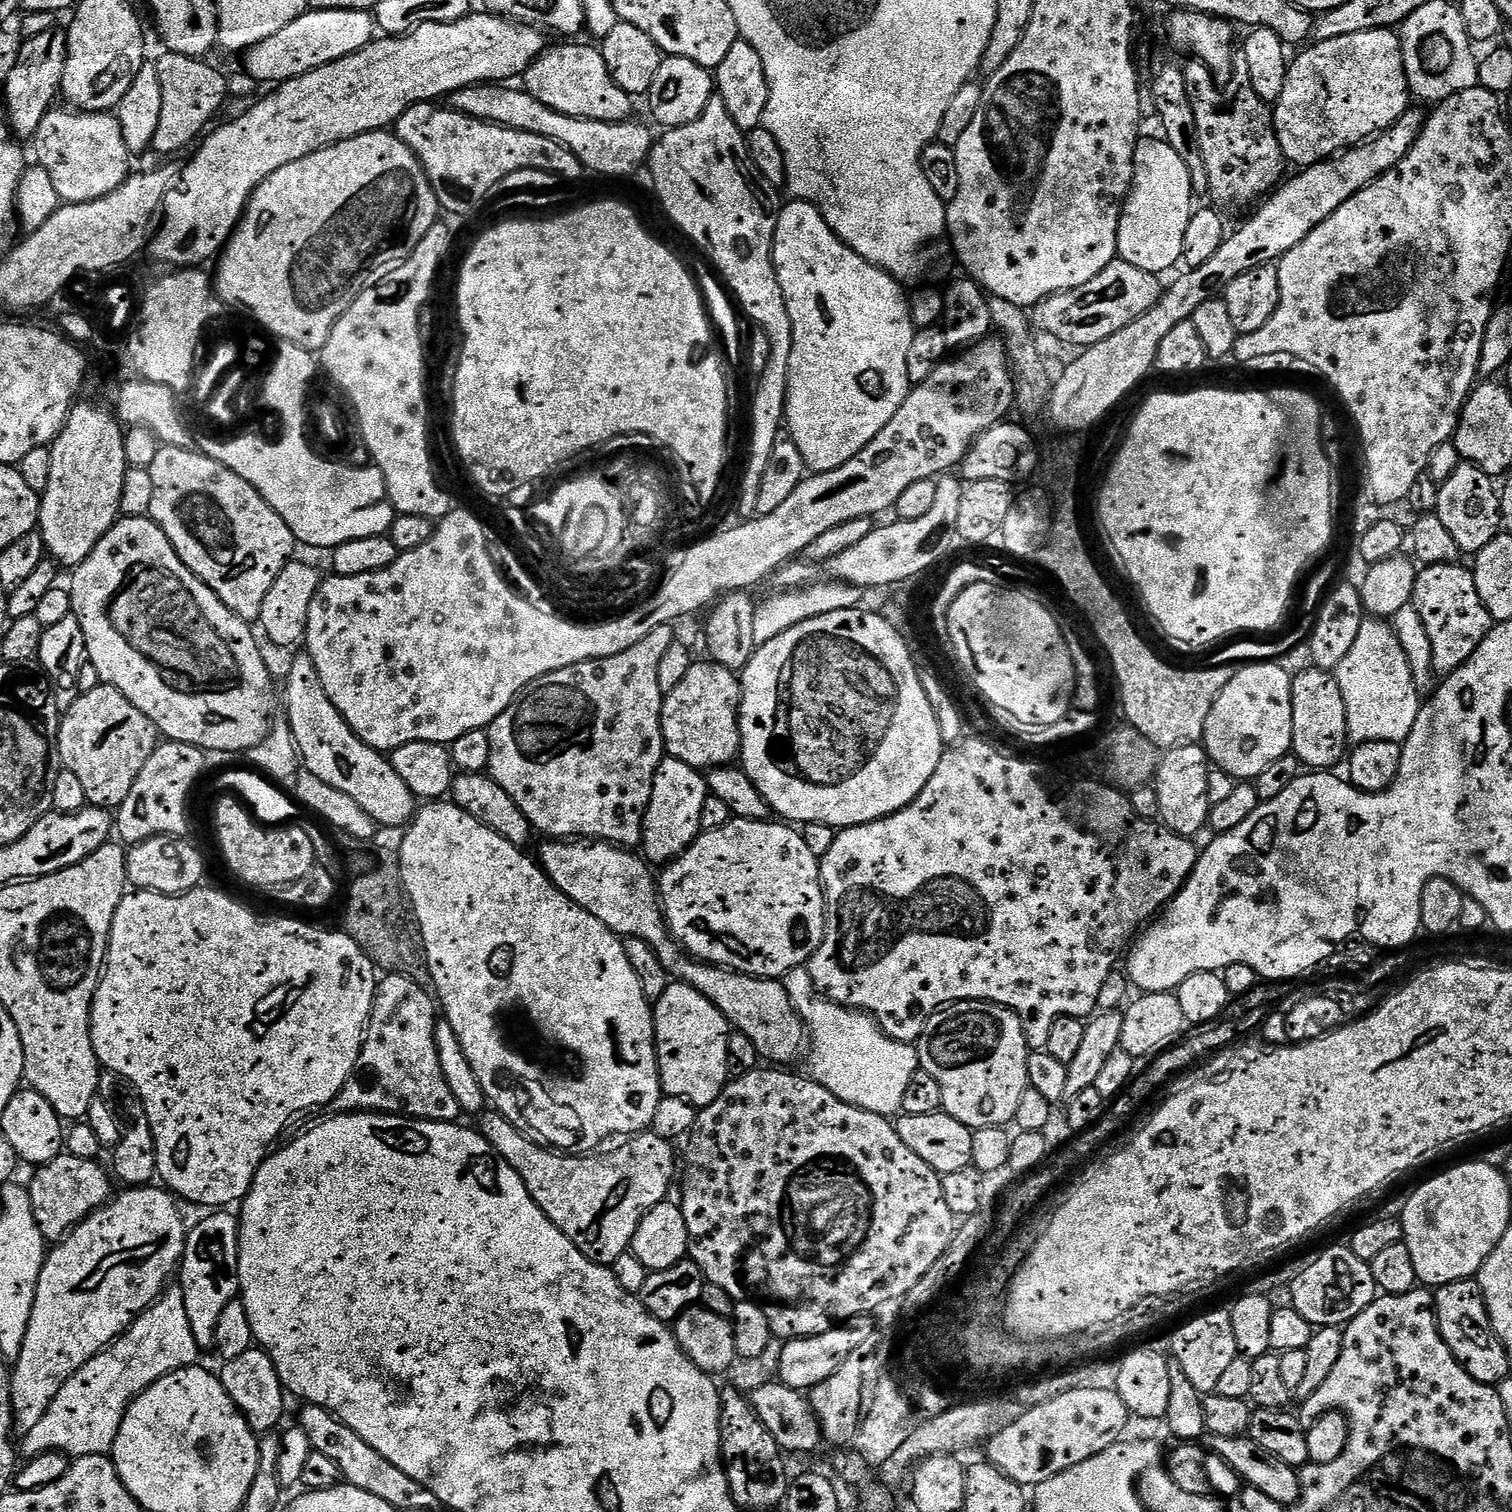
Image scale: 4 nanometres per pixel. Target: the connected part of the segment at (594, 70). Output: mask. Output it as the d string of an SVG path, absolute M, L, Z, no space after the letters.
M564 42L561 48L549 47L530 65L522 77L522 87L538 102L574 118L618 122L633 115L633 97L614 82L599 47L587 48L580 42Z

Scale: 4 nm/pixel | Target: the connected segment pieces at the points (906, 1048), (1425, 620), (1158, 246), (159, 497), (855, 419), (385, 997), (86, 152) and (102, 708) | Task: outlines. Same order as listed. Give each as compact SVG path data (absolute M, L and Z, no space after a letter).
M807 967L790 970L782 980L786 994L810 1037L807 1075L844 1104L870 1110L879 1116L895 1117L900 1112L906 1085L920 1071L920 1053L915 1043L903 1044L881 1032L867 1012L844 1008L821 996Z
M1463 563L1430 564L1421 567L1414 582L1413 606L1422 617L1422 626L1430 637L1430 650L1434 653L1434 672L1441 677L1449 676L1462 666L1482 646L1482 638L1490 634L1494 623L1490 610L1482 606L1478 598L1478 586L1474 586L1471 567Z
M1144 134L1136 141L1132 189L1120 214L1116 250L1119 259L1130 262L1130 266L1138 266L1138 270L1165 274L1176 263L1181 263L1186 226L1190 226L1194 211L1194 193L1186 162L1182 162L1174 146L1156 136Z
M161 446L158 454L154 454L154 462L148 473L154 482L154 499L150 501L150 518L164 531L166 538L174 546L178 558L194 575L238 618L249 622L260 619L262 602L266 602L266 594L270 586L274 586L274 578L282 574L282 570L293 559L292 547L298 541L293 536L290 526L268 505L238 474L234 474L217 460L211 460L203 451L196 452L192 448L169 448Z
M789 199L787 203L788 205L785 208L783 205L779 209L774 238L772 239L772 264L776 268L778 286L782 286L782 298L786 298L786 310L790 314L790 326L794 330L794 350L790 350L790 378L788 379L786 410L784 411L786 432L787 435L792 437L794 446L798 446L798 451L804 459L805 469L811 470L813 473L829 472L846 462L850 462L850 458L859 454L879 434L882 426L886 426L886 422L890 422L890 418L894 418L894 414L898 414L898 406L902 406L902 402L908 396L910 385L906 374L906 354L910 350L914 331L912 315L908 309L910 300L906 292L904 296L903 290L900 289L903 288L901 281L897 280L895 276L891 276L884 269L866 262L866 258L854 254L854 250L850 250L850 246L846 246L840 241L838 234L834 234L834 230L830 230L826 218L816 205L805 200L793 199Z
M385 975L376 986L376 1000L372 1003L372 1016L368 1019L368 1031L364 1034L364 1048L360 1051L356 1071L346 1086L338 1090L330 1105L331 1111L336 1114L383 1112L390 1116L407 1116L413 1120L447 1124L459 1121L462 1113L458 1098L454 1098L450 1086L446 1086L446 1078L442 1078L442 1065L438 1062L438 1050L434 1042L437 1023L438 1004L425 985L416 984L405 976Z
M53 107L42 118L34 137L39 167L50 174L54 190L64 204L81 204L106 198L123 186L130 175L130 153L122 138L122 126L115 115L106 112L82 112Z
M95 686L89 692L84 692L63 713L60 721L60 737L56 740L58 760L70 774L82 782L82 790L86 790L88 804L93 808L115 810L122 802L126 802L126 794L130 794L130 786L134 786L134 778L142 774L142 766L146 766L146 758L154 754L158 743L158 733L150 718L138 710L119 692L111 686Z

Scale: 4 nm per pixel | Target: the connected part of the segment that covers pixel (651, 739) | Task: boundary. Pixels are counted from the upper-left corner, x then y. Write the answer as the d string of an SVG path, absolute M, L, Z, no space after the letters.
M663 624L658 626L658 630L650 630L650 634L646 634L642 642L630 646L630 650L622 650L622 654L578 662L574 666L542 674L542 678L530 682L521 692L517 692L510 706L506 706L506 710L502 710L502 714L498 714L498 718L494 718L494 722L488 725L486 731L490 738L490 762L486 769L487 775L491 776L499 788L506 790L510 798L514 798L514 806L518 806L518 810L526 814L526 818L539 835L541 832L544 838L591 838L617 845L625 850L635 849L639 845L654 774L666 755L662 738L662 706L666 693L658 686L658 665L662 662L666 650L670 650L674 643L672 630L674 630L672 624Z

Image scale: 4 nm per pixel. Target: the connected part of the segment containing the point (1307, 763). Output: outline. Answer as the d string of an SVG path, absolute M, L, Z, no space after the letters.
M1307 666L1292 676L1293 738L1291 755L1299 758L1301 765L1308 770L1332 770L1335 764L1345 759L1350 748L1348 723L1346 722L1346 702L1342 702L1342 690L1335 675L1315 666Z

